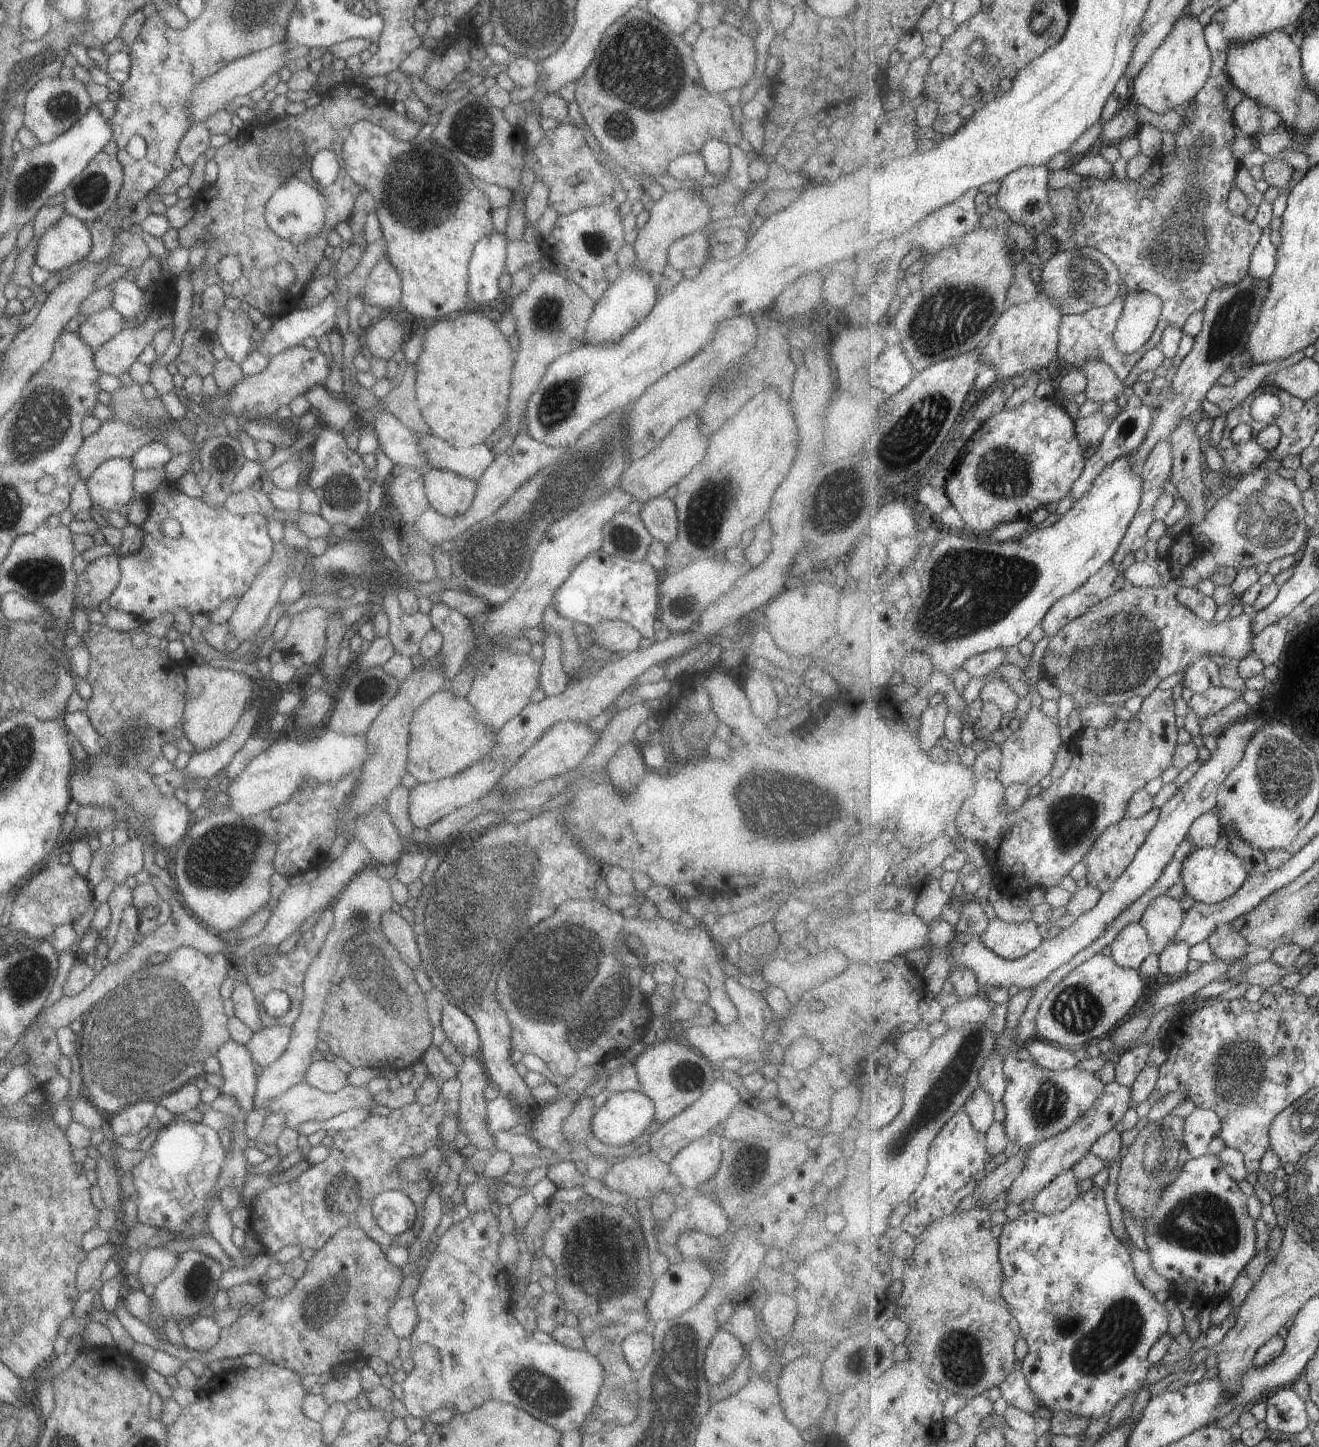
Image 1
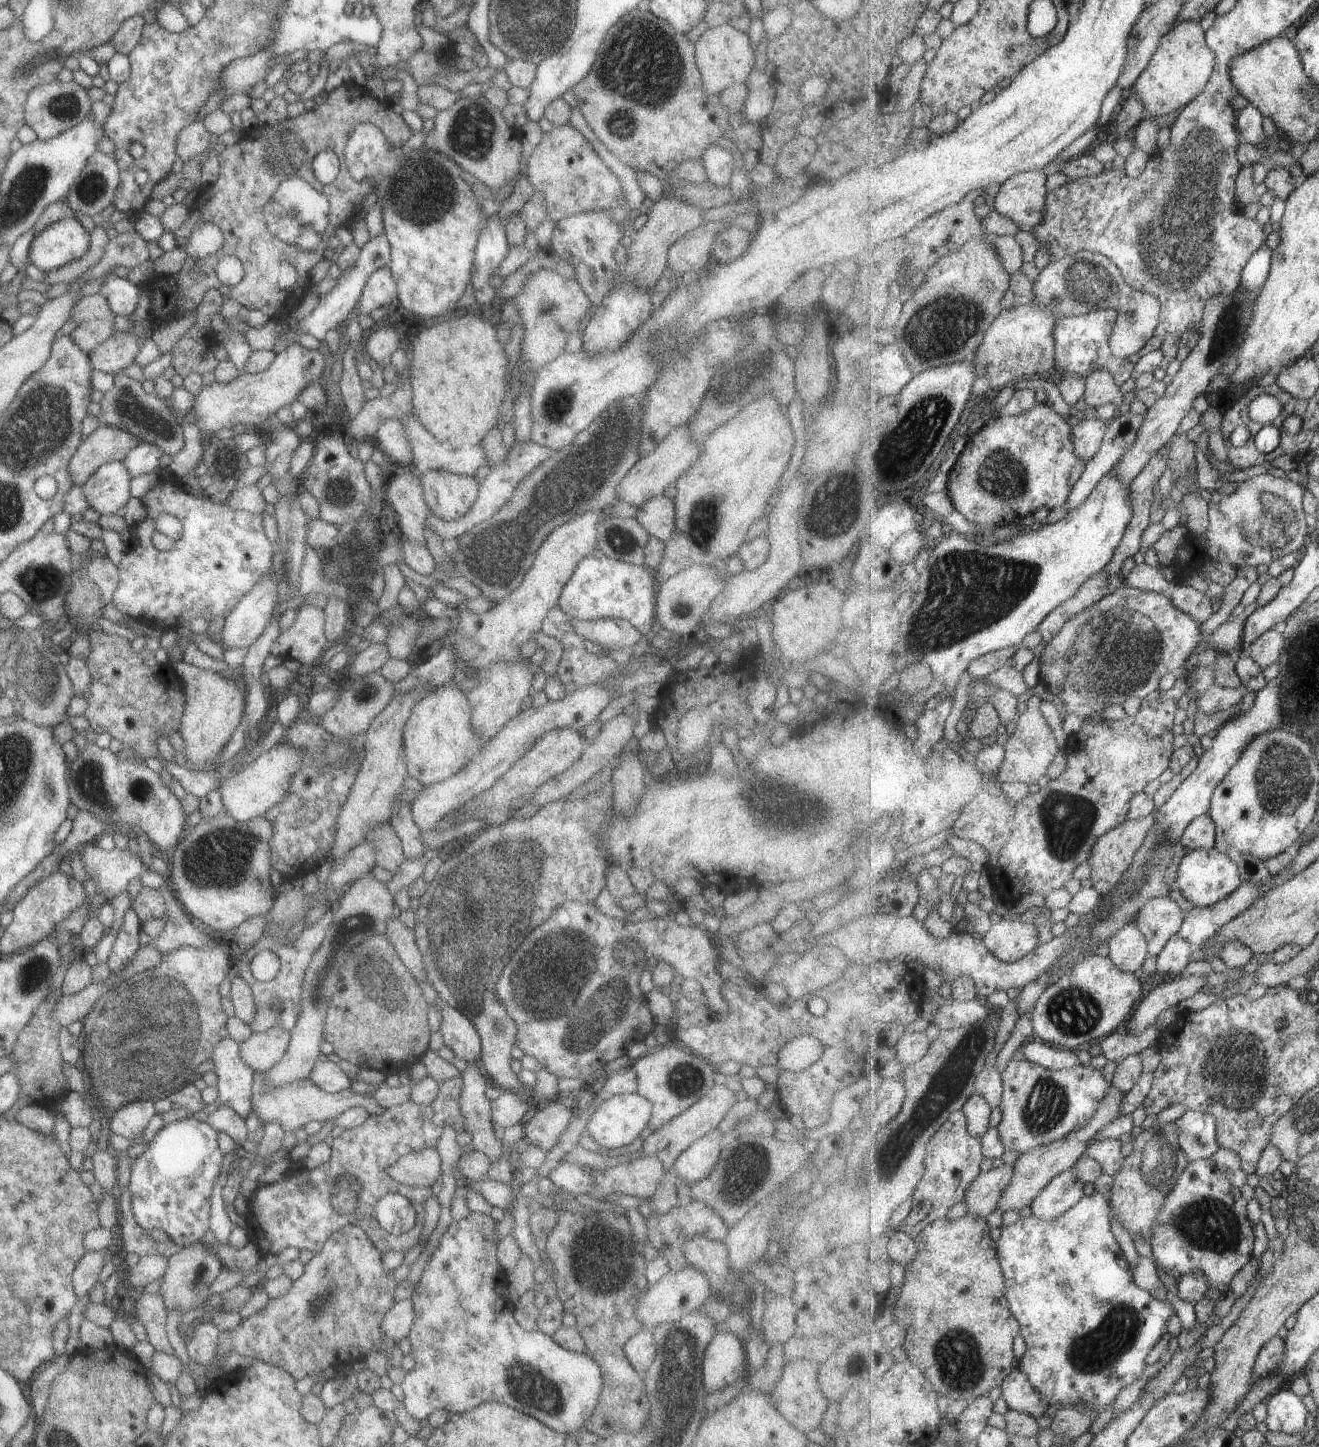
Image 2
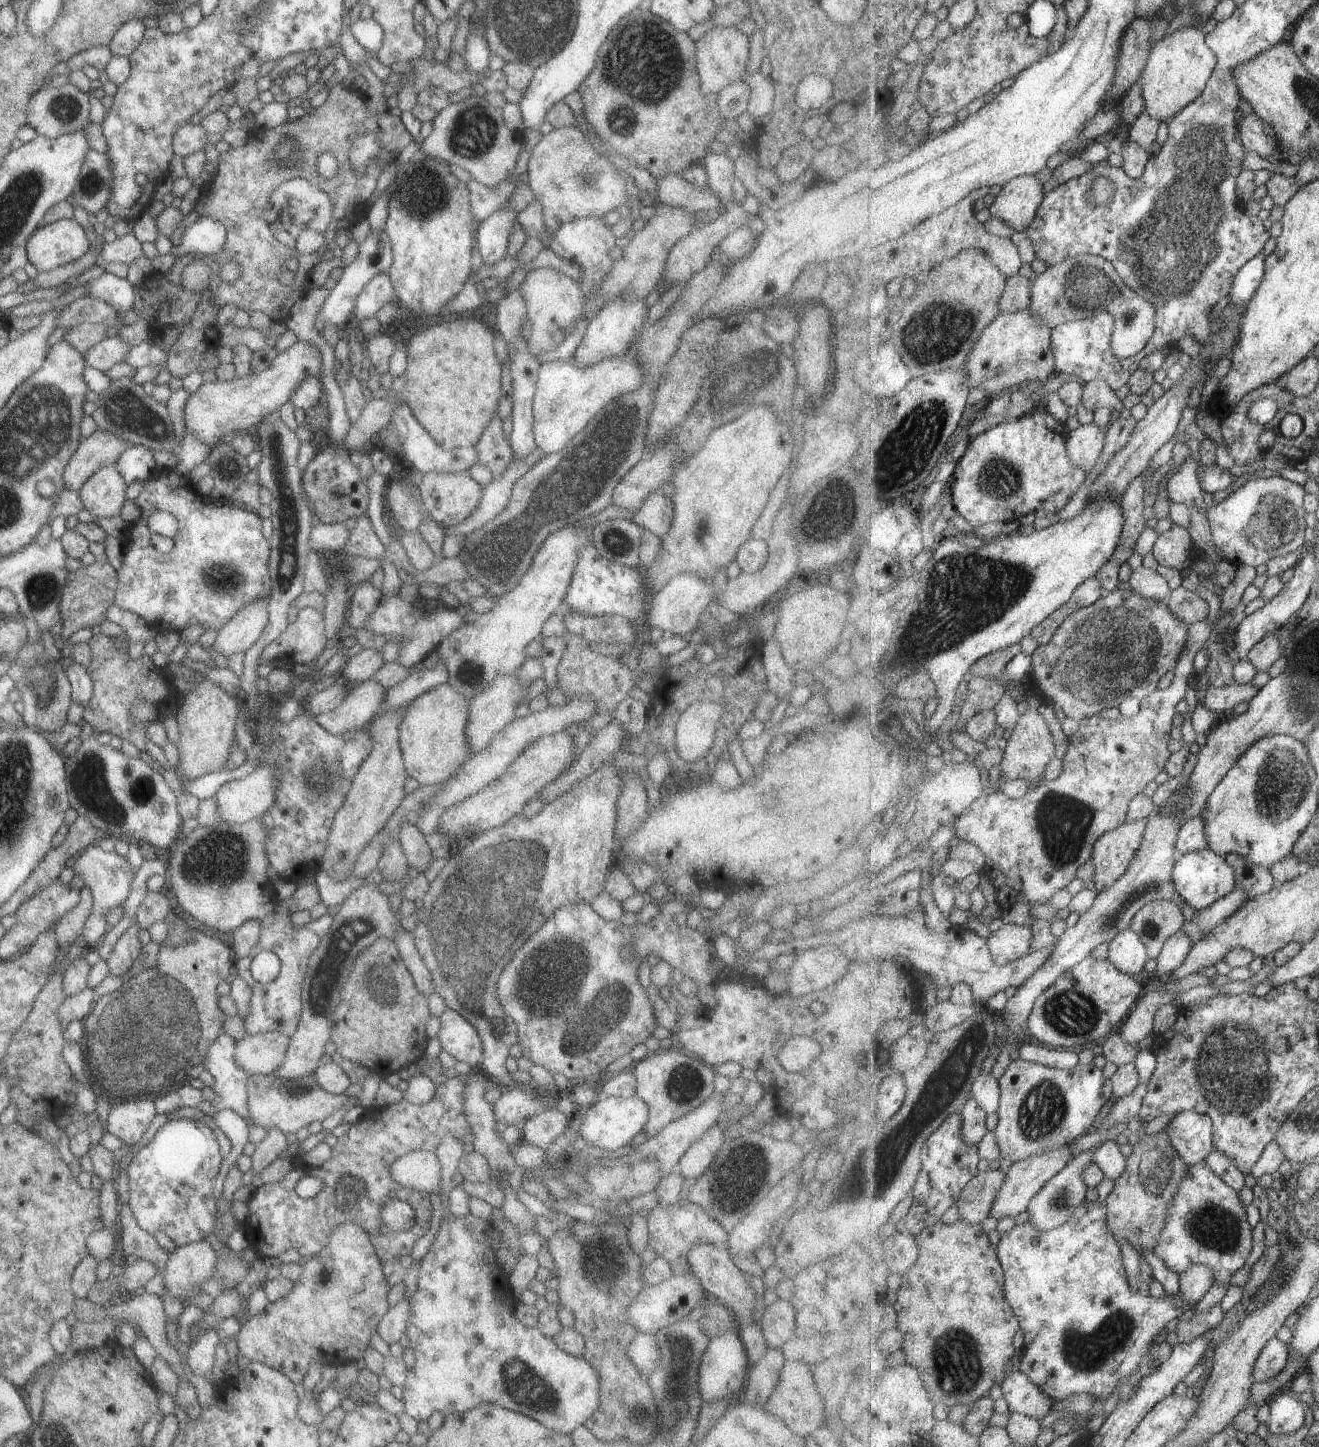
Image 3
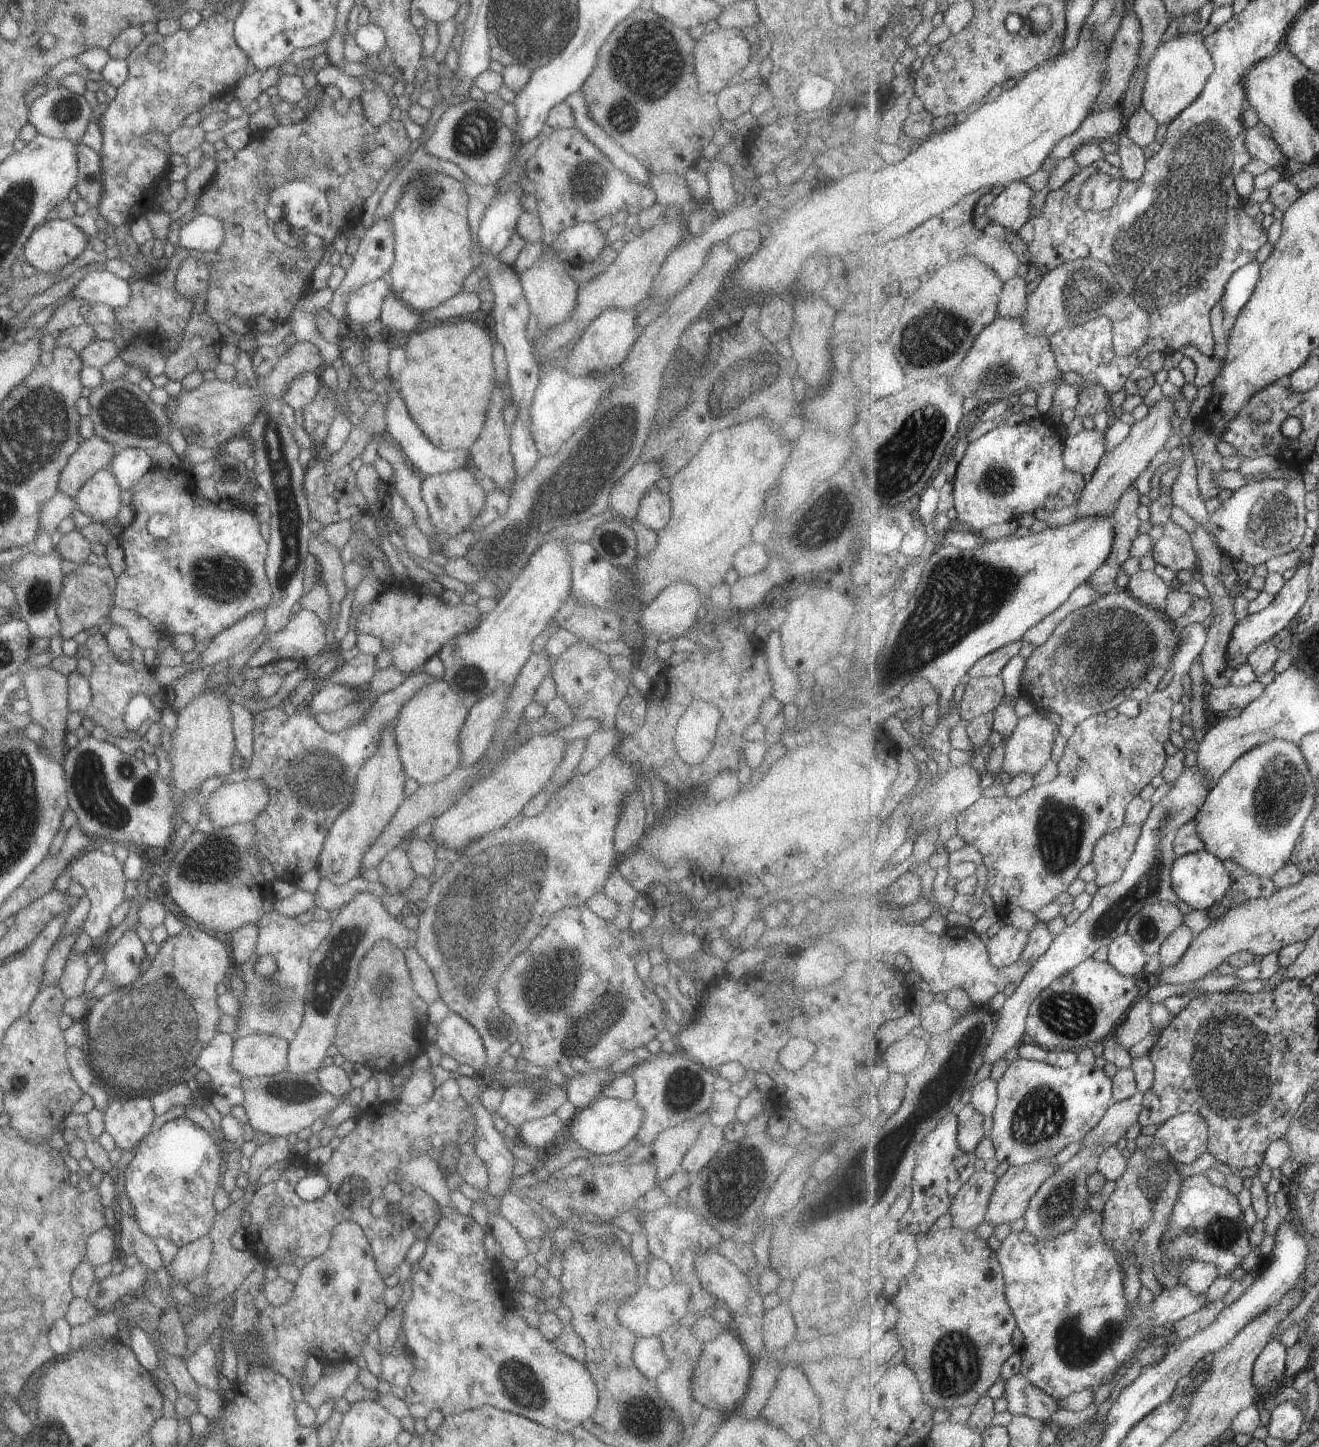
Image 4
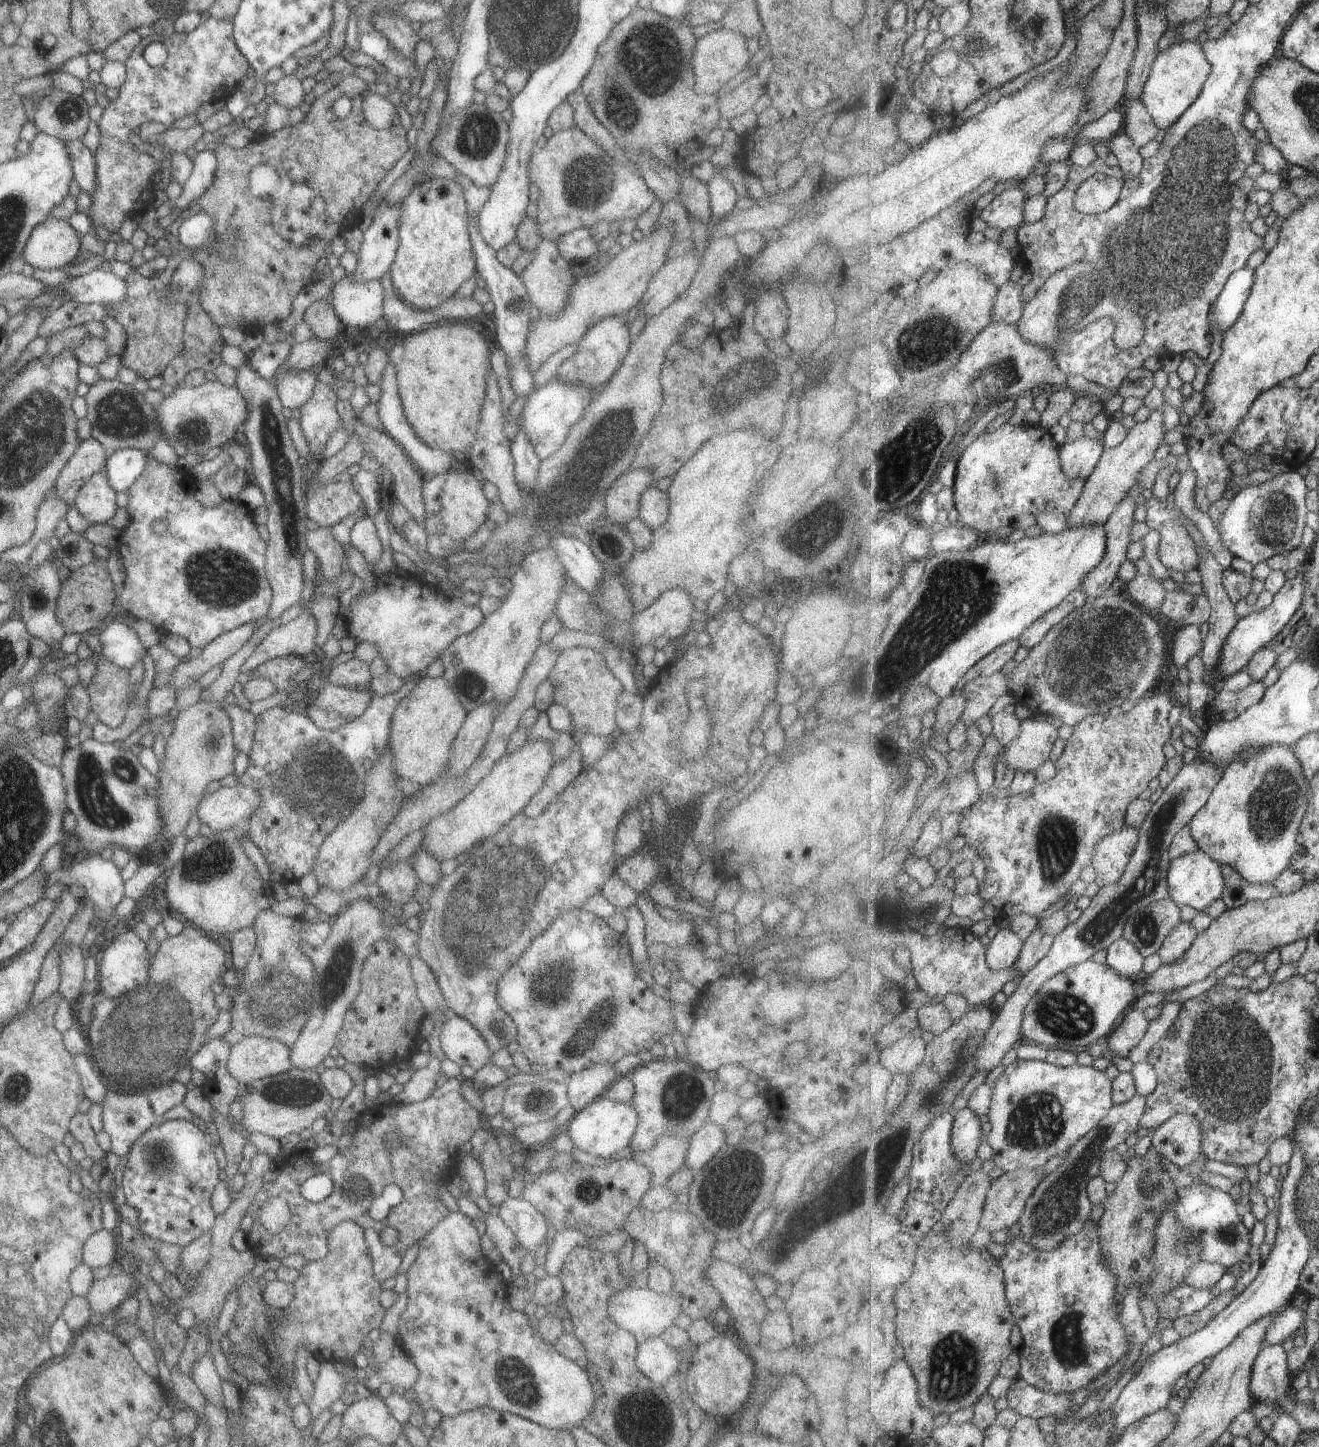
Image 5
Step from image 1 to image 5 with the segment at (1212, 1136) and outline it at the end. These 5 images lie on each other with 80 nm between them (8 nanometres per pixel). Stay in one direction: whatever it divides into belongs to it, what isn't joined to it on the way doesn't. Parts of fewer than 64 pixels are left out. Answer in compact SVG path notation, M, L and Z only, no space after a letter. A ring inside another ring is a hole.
M1179 1113L1153 1131L1151 1146L1162 1157L1185 1169L1203 1156L1203 1135L1201 1121L1196 1116Z

